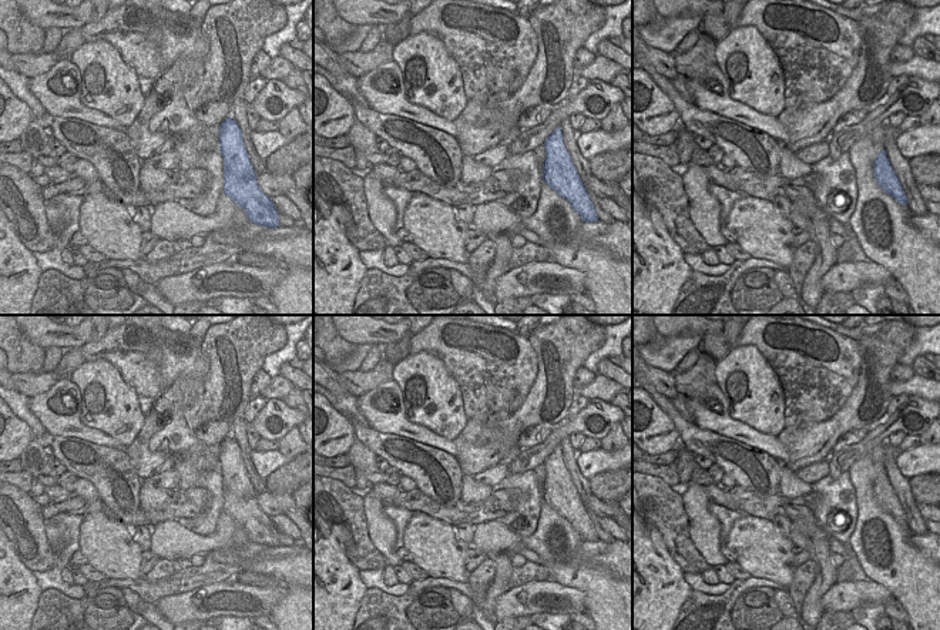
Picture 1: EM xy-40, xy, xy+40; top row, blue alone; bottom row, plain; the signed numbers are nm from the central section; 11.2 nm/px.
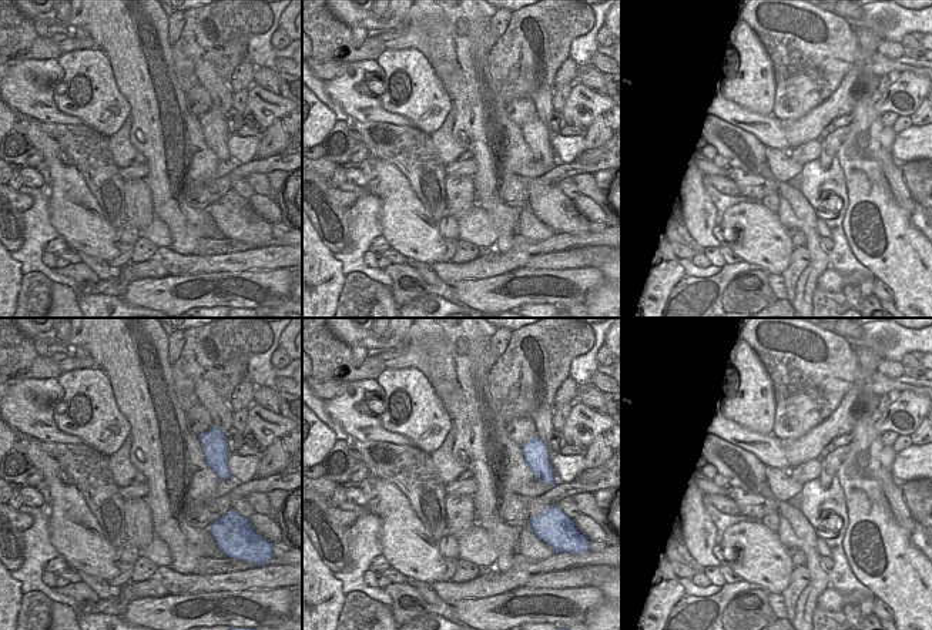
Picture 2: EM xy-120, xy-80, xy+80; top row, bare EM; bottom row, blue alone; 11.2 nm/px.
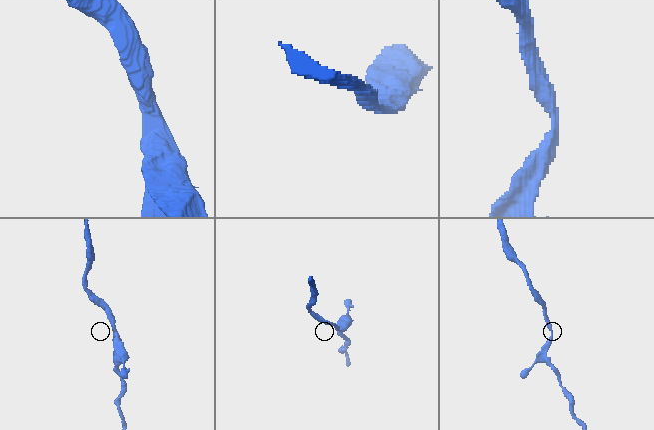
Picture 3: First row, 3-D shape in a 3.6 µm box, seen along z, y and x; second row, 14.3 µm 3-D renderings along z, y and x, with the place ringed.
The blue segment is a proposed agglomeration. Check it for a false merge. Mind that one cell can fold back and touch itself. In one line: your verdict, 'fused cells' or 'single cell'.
single cell

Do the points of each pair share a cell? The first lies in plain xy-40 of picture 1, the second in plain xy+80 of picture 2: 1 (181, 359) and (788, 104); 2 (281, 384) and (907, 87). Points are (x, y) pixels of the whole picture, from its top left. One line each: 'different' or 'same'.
1: same
2: different

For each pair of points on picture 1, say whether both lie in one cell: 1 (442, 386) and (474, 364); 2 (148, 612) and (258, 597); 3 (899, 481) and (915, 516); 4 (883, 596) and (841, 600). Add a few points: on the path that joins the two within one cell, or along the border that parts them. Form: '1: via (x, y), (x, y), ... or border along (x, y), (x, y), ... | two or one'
1: border along (418, 351), (432, 352), (446, 369) | two
2: border along (154, 605), (163, 615) | two
3: via (902, 489), (910, 508) | one
4: via (873, 596), (850, 596) | one

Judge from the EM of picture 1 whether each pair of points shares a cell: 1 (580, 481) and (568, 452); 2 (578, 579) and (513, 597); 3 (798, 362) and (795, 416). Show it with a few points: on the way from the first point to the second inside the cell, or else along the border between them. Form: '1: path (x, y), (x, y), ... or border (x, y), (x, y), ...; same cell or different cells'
1: path (574, 473), (568, 459); same cell
2: border (554, 580), (580, 589), (584, 593), (586, 606); different cells
3: path (791, 375), (791, 404); same cell

